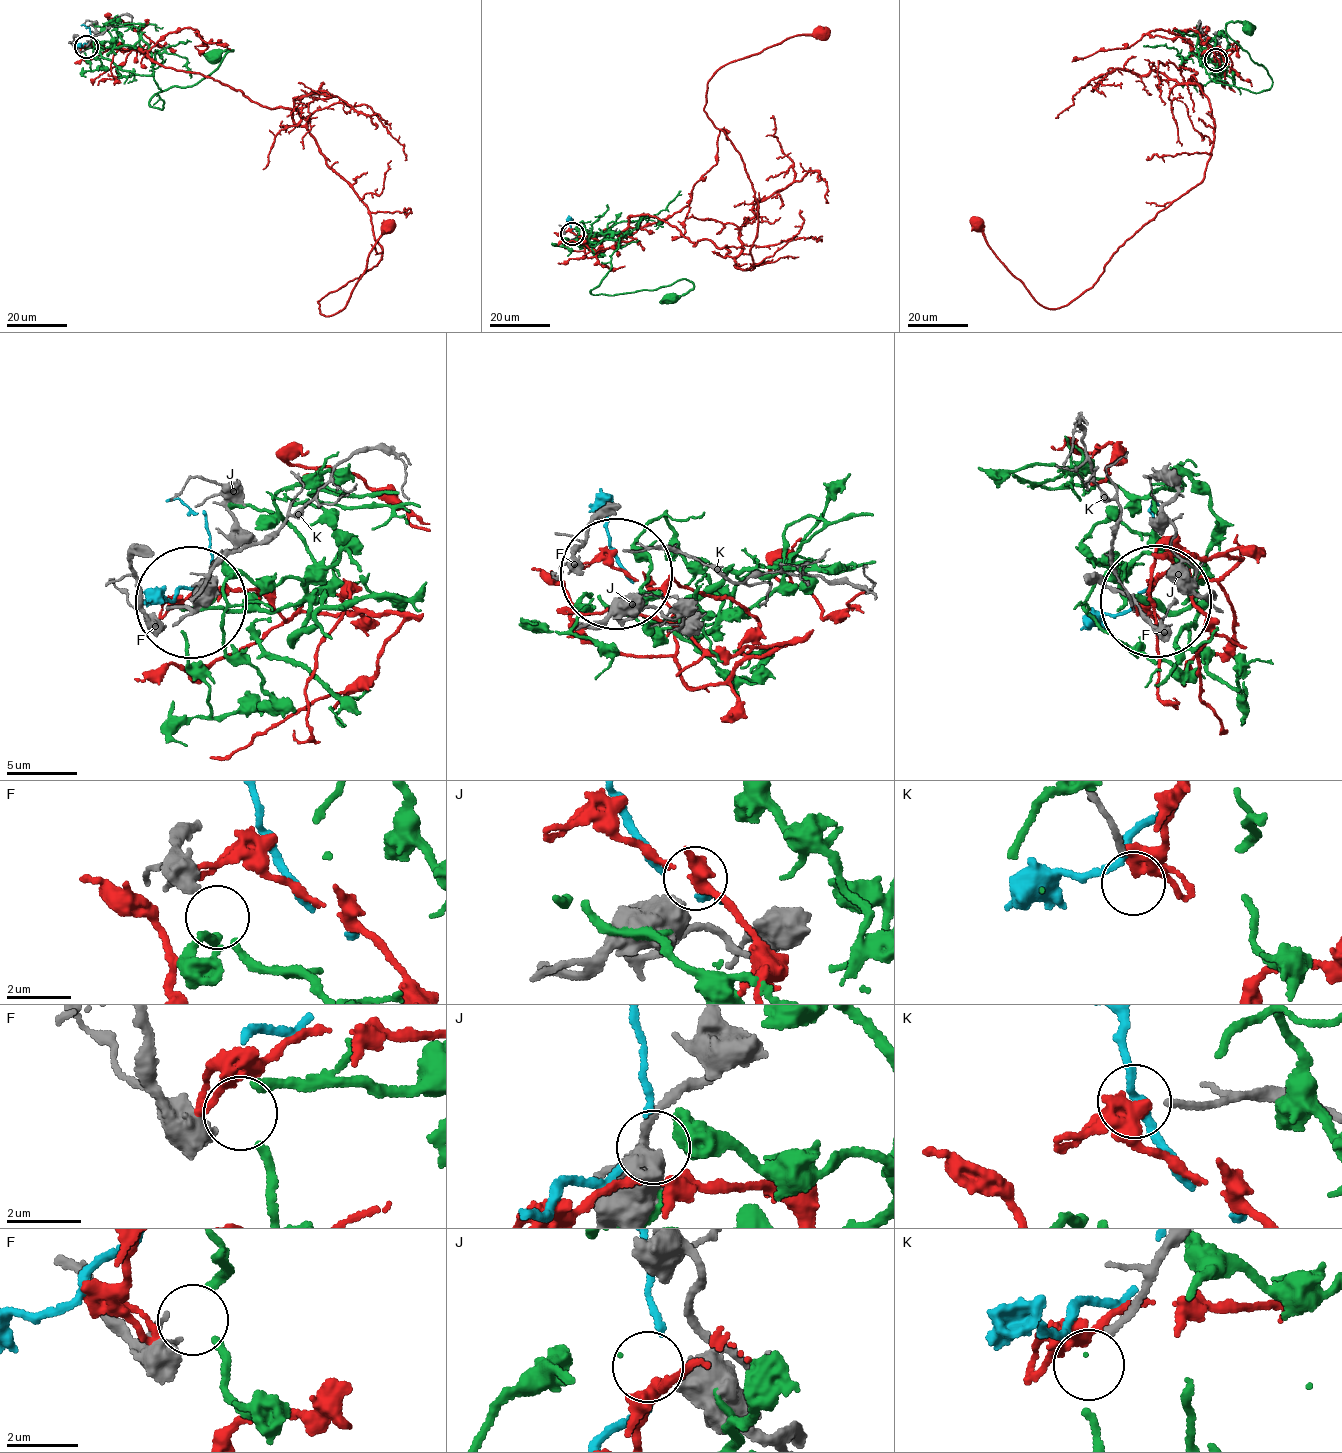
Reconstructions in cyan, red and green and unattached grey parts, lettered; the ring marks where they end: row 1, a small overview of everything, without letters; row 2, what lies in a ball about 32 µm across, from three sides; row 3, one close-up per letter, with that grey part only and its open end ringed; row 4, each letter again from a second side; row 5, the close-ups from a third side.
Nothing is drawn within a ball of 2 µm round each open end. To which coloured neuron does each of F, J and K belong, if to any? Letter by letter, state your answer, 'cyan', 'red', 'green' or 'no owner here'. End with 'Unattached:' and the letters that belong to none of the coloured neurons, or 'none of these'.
F: green
J: cyan
K: no owner here
Unattached: K

